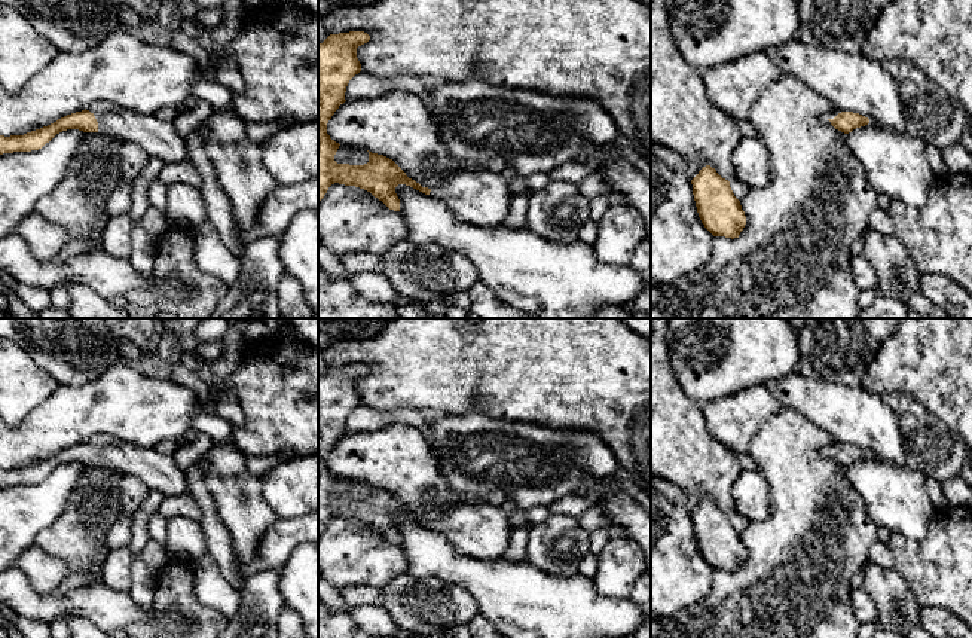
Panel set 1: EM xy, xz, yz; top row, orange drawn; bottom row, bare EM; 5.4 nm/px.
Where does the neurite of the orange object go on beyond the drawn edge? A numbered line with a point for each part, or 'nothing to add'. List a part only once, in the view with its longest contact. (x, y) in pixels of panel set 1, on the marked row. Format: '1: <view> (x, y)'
1: xy (158, 139)

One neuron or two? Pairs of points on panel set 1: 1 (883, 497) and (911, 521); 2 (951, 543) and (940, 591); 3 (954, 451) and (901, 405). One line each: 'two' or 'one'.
1: one
2: one
3: one

